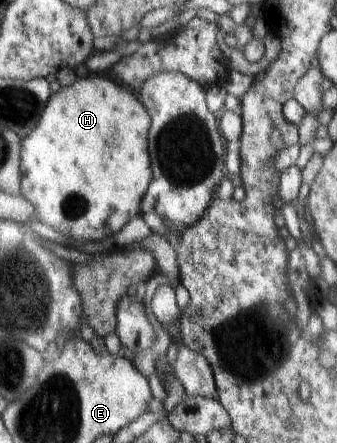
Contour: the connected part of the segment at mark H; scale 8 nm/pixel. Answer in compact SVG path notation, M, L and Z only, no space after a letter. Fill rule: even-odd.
M79 77L72 85L58 89L56 93L51 93L48 103L34 126L34 129L21 139L21 191L26 201L32 203L36 208L38 221L56 231L66 233L77 241L100 241L114 233L118 233L128 221L134 219L141 211L141 201L146 193L148 184L152 181L152 170L150 167L150 156L148 153L148 134L150 129L150 115L142 107L136 93L119 84L119 81L106 79L106 77ZM108 137L114 139L112 145L108 145Z

